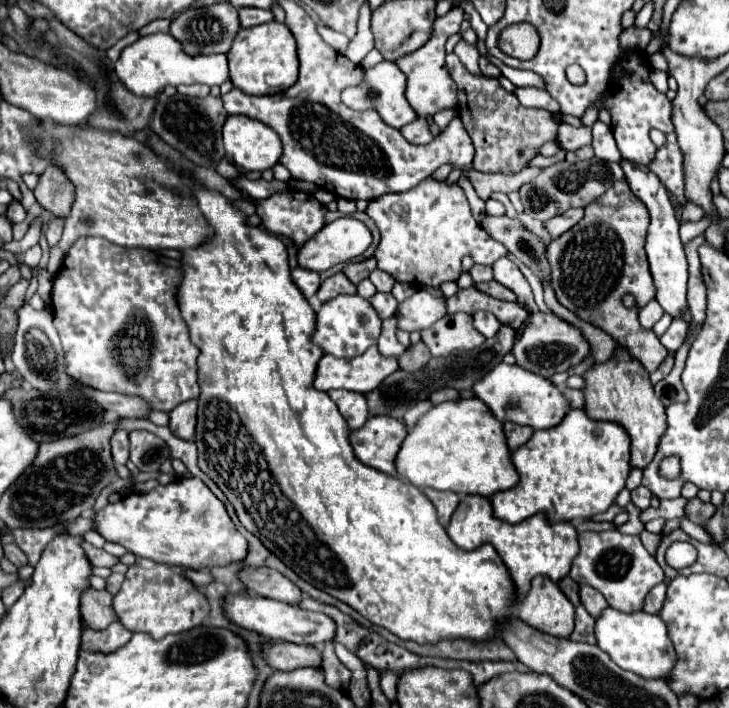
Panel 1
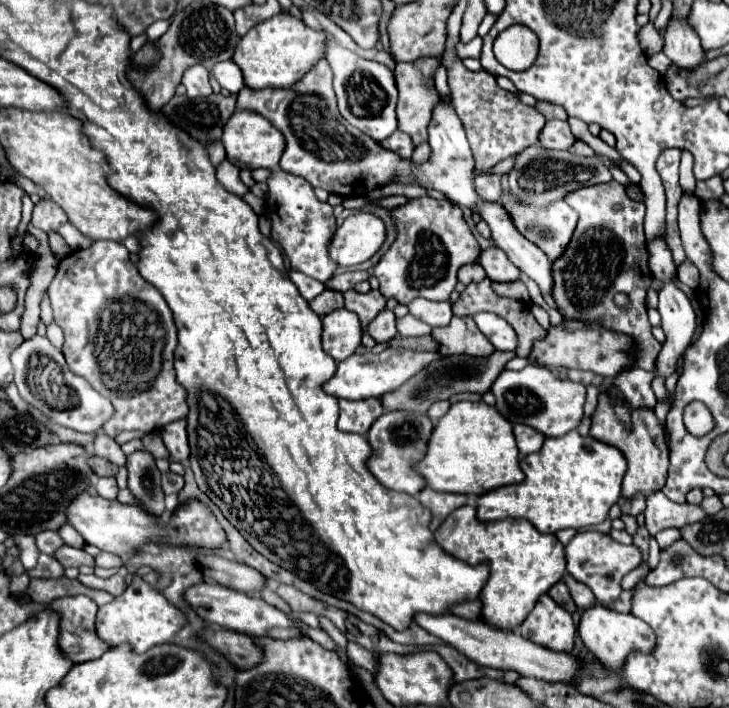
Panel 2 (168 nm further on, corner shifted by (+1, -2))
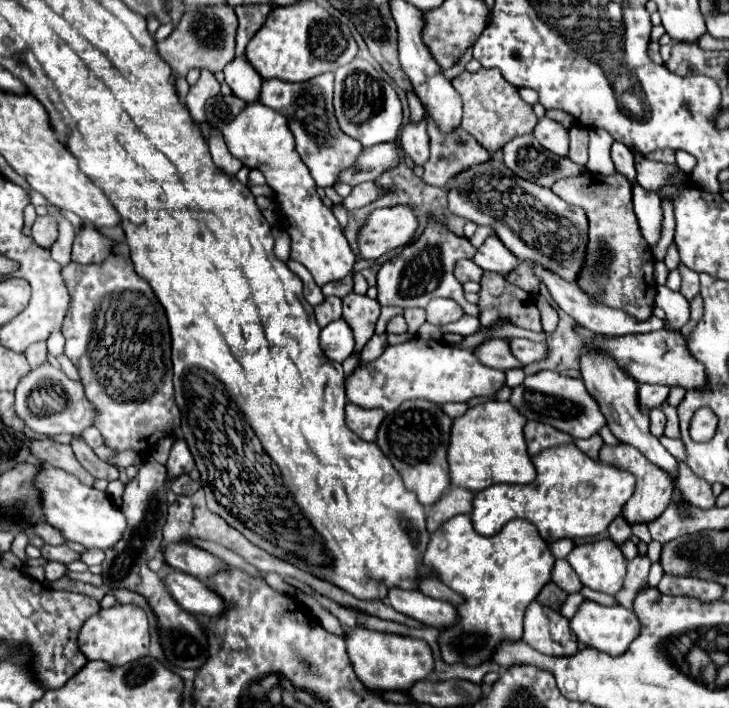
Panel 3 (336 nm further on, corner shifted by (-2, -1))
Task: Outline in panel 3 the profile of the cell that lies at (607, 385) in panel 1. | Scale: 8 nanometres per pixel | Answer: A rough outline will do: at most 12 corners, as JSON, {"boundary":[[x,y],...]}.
{"boundary":[[604,445],[606,465],[636,477],[624,505],[630,523],[650,523],[672,501],[674,481],[636,449]]}

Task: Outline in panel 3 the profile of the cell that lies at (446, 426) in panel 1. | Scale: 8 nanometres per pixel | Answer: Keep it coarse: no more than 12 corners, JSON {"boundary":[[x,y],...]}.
{"boundary":[[510,401],[454,419],[452,485],[532,483],[526,419]]}

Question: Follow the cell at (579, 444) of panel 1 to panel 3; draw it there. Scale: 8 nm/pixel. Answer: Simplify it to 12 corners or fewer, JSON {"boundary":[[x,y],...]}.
{"boundary":[[574,443],[534,457],[532,485],[492,485],[470,519],[488,537],[526,519],[546,543],[594,537],[630,473]]}

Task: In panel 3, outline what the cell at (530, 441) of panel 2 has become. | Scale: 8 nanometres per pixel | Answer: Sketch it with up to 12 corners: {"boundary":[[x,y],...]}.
{"boundary":[[528,421],[524,427],[530,457],[574,441],[568,433]]}

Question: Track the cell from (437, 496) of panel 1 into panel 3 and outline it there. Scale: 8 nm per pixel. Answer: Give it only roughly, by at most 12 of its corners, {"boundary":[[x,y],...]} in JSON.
{"boundary":[[450,487],[428,511],[428,533],[472,513],[472,493]]}

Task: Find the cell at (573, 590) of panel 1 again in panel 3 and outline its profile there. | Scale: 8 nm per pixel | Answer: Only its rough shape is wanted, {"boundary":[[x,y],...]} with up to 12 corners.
{"boundary":[[550,581],[536,601],[550,609],[560,609],[568,595]]}

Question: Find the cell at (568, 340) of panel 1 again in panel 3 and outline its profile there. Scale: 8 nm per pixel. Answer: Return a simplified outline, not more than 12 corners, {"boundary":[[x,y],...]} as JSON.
{"boundary":[[680,331],[596,337],[638,383],[710,391]]}

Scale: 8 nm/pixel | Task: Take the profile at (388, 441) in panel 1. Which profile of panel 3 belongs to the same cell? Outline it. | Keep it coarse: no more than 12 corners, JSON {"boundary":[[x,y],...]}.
{"boundary":[[428,399],[388,413],[376,445],[434,505],[450,487],[452,419]]}

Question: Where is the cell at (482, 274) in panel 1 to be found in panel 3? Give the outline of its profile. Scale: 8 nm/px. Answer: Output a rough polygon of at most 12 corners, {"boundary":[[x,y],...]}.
{"boundary":[[462,259],[454,265],[460,283],[480,281],[482,269],[474,261]]}

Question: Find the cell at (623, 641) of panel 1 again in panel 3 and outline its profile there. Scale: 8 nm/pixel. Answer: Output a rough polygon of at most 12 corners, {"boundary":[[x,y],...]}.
{"boundary":[[582,601],[570,627],[580,643],[620,655],[640,621],[630,609]]}

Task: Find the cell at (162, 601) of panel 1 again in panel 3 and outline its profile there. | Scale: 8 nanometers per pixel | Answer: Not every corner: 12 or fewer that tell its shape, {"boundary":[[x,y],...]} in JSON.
{"boundary":[[102,609],[76,639],[88,661],[112,667],[148,655],[146,613]]}

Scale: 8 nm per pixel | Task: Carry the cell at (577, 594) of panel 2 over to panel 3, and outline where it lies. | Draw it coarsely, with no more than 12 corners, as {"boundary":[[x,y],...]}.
{"boundary":[[566,559],[552,567],[552,581],[566,593],[582,589],[580,579]]}

